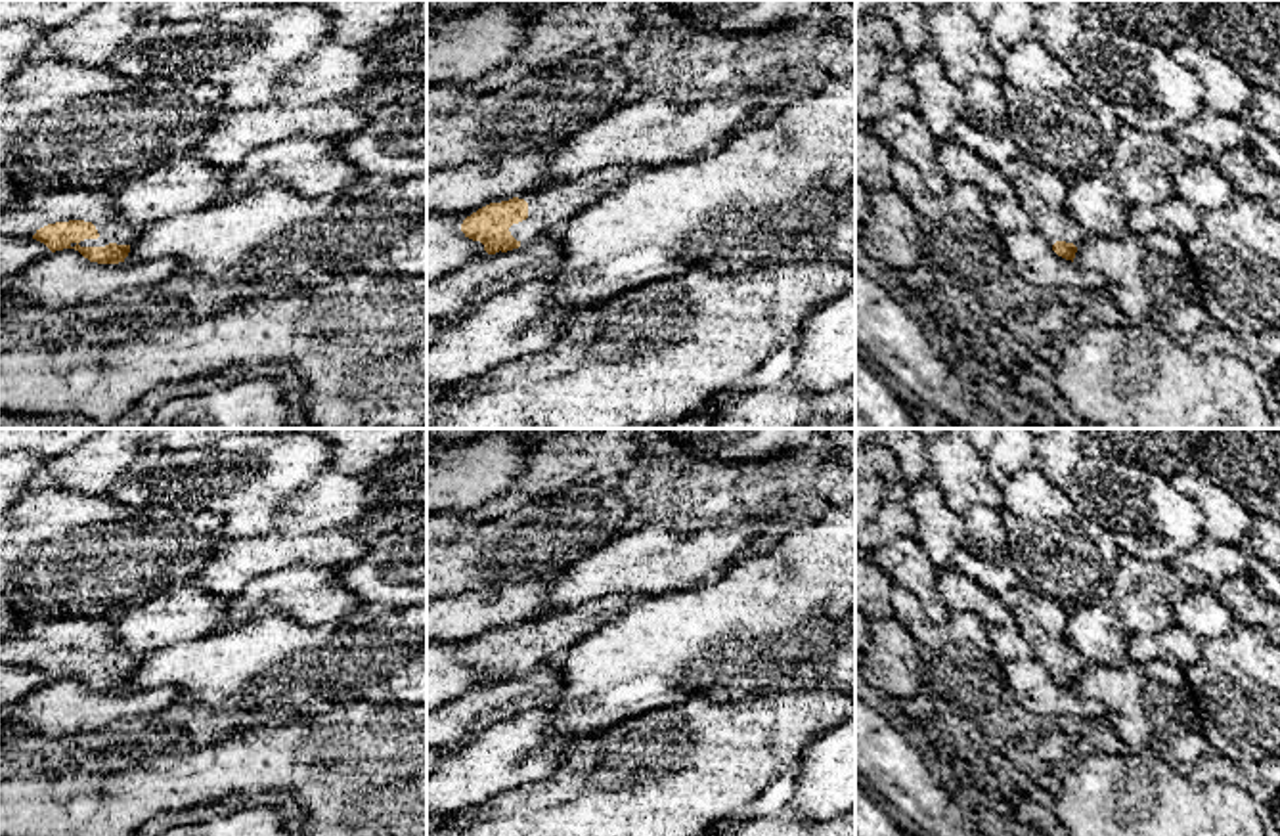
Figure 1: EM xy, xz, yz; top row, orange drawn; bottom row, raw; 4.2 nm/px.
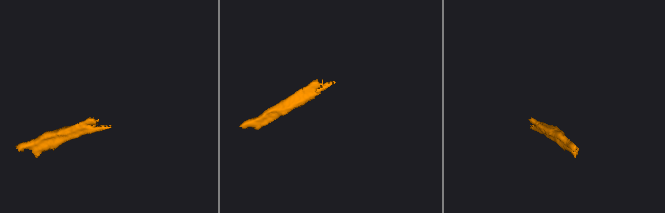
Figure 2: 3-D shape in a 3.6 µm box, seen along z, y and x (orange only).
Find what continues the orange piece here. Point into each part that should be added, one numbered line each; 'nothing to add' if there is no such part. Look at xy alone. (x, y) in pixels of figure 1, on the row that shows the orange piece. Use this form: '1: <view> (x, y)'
1: xy (121, 232)

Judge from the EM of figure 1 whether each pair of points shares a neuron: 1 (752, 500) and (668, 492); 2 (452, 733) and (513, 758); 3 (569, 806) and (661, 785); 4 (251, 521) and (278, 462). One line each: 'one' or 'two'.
1: one
2: two
3: one
4: one

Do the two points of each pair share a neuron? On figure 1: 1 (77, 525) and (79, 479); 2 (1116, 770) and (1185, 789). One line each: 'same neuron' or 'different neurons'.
1: different neurons
2: same neuron

